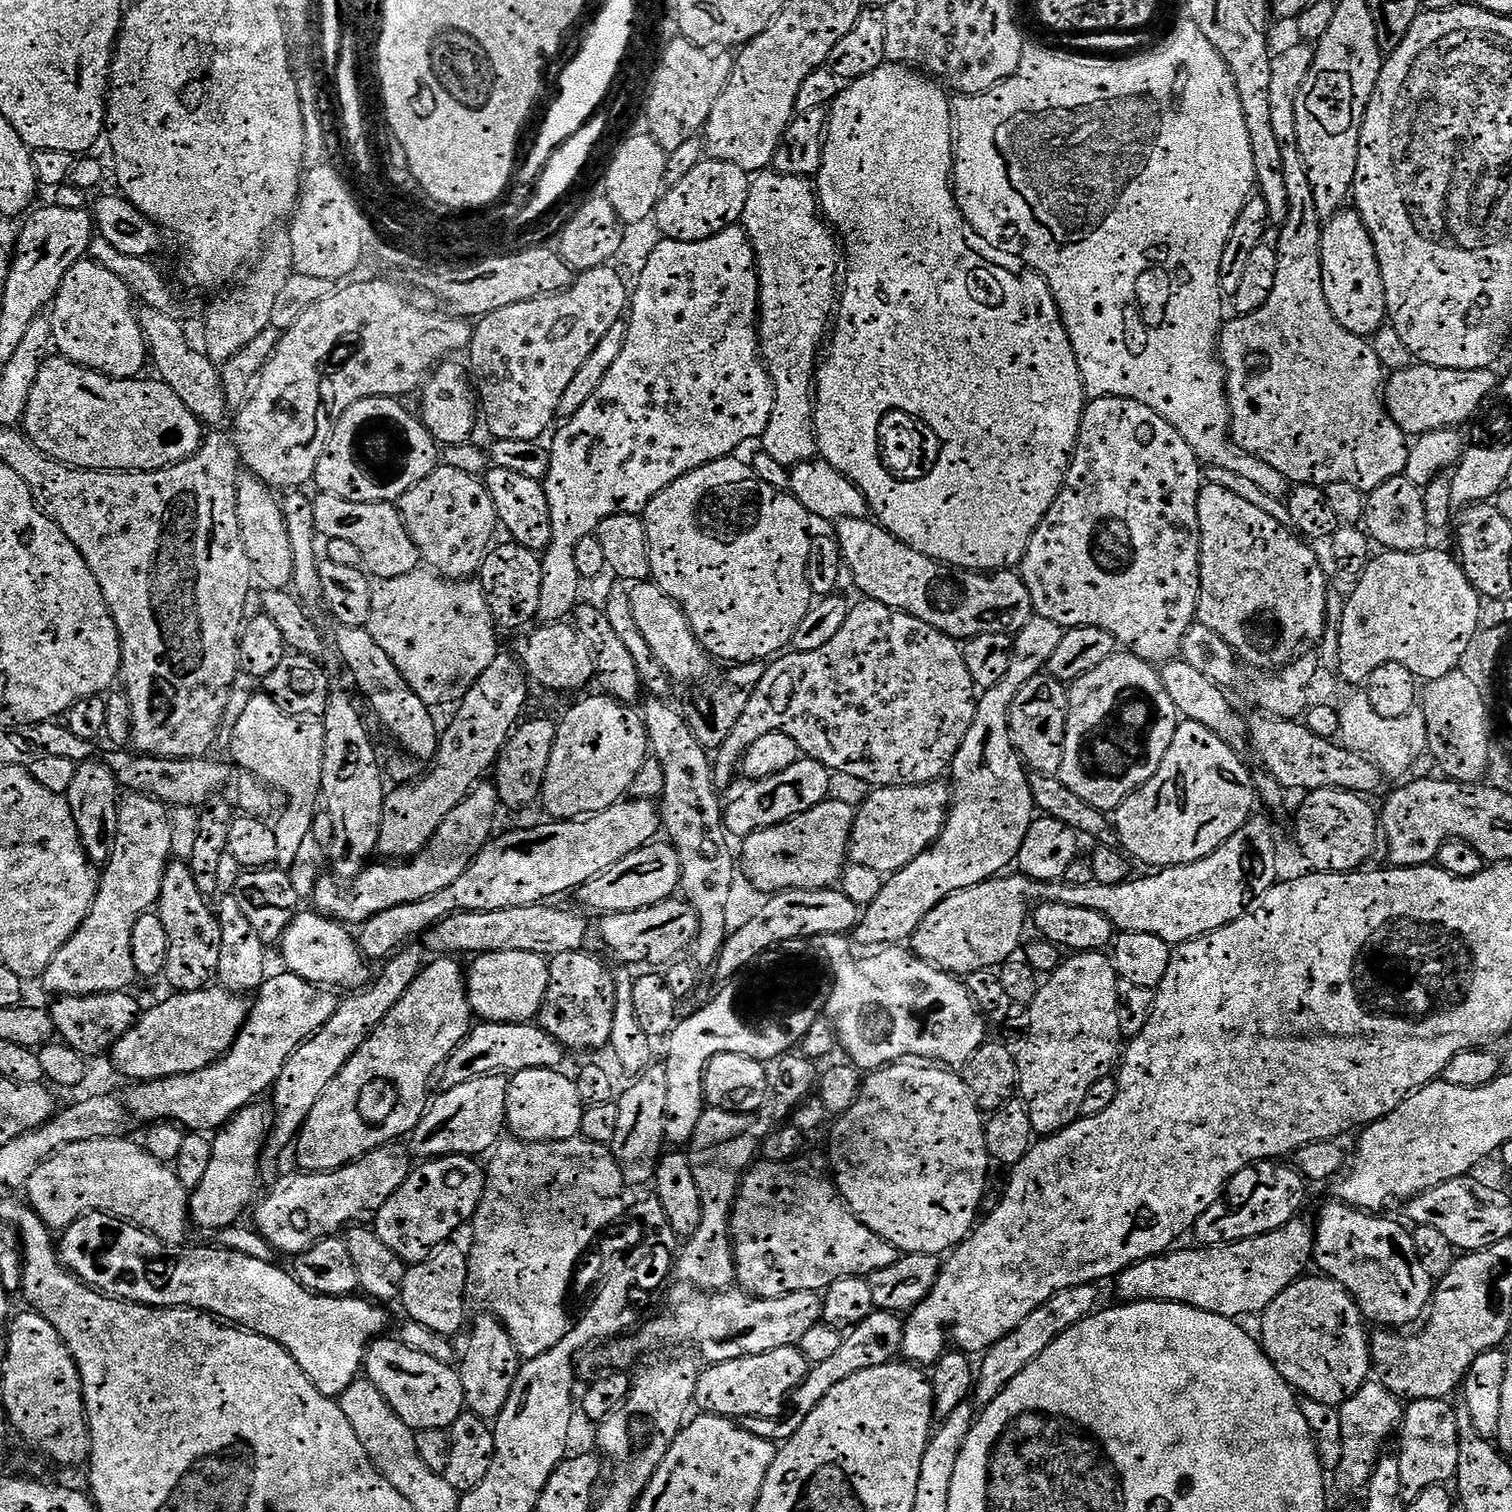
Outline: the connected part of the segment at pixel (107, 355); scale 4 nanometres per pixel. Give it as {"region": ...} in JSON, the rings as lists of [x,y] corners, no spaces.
{"region":[[[83,258],[65,274],[61,288],[52,304],[53,345],[63,359],[74,361],[84,368],[94,369],[118,380],[135,379],[147,367],[148,351],[136,309],[136,298],[125,282],[95,261]]]}

